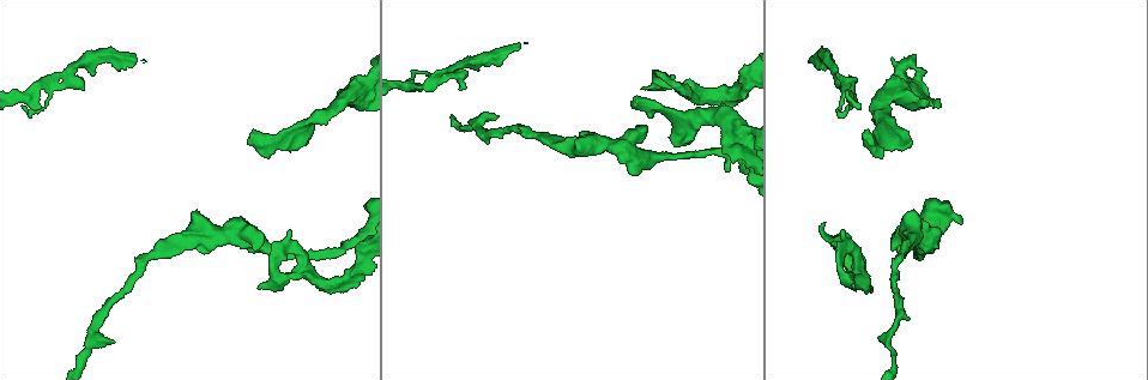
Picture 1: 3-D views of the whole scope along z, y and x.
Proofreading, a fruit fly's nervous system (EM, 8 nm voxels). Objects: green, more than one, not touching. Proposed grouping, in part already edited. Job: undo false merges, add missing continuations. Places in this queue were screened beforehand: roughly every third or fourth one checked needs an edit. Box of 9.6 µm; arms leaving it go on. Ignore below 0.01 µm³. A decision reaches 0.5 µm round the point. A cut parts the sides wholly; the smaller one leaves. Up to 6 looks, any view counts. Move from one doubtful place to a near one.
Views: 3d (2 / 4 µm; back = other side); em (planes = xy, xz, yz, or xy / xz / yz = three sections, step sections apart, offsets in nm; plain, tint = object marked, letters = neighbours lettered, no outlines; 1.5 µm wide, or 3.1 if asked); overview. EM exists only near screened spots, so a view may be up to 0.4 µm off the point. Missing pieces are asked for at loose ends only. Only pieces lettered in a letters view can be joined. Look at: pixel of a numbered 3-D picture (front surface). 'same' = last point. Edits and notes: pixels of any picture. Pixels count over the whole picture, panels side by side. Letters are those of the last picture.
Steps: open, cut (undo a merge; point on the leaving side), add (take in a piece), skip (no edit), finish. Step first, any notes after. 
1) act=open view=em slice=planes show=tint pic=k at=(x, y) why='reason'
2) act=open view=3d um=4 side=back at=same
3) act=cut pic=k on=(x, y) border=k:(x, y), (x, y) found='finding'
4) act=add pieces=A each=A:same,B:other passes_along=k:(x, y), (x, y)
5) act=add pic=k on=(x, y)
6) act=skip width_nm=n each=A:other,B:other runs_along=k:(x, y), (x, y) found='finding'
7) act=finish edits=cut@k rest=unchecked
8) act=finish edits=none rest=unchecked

act=open view=em slice=planes show=letters pic=1 at=(633, 108) why='free end'

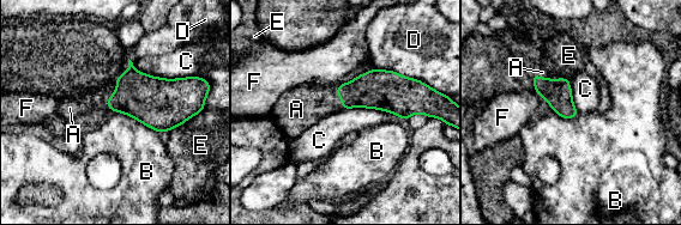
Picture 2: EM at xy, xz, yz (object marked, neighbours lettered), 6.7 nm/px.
act=add pieces=A each=A:same,B:other,C:other,D:other,E:other,F:other passes_along=2:(149, 99), (116, 83), (96, 99) found='the neuron continues'

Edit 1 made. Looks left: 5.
act=open view=overview

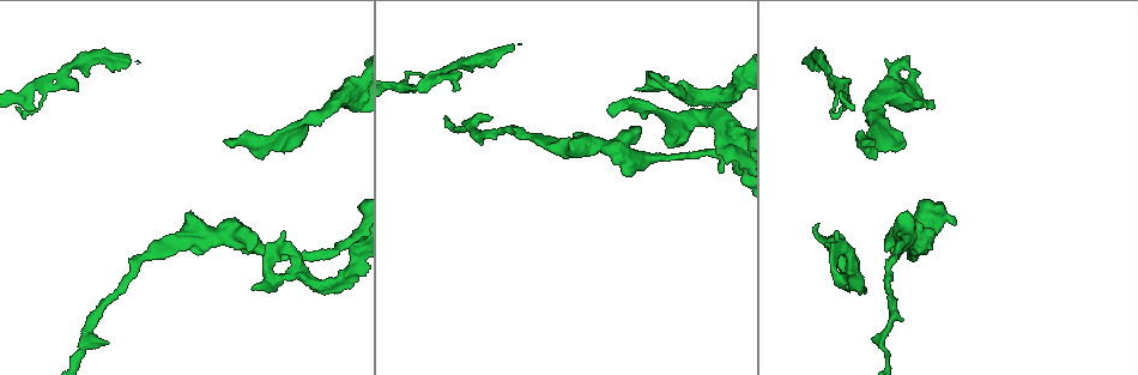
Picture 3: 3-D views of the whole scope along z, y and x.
act=open view=3d um=4 side=back pic=3 at=(876, 343) why='an open end'

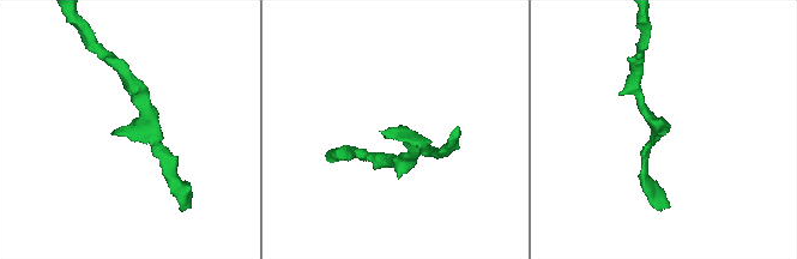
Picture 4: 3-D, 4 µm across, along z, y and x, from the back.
act=open view=em slice=planes show=letters pic=4 at=(387, 136)

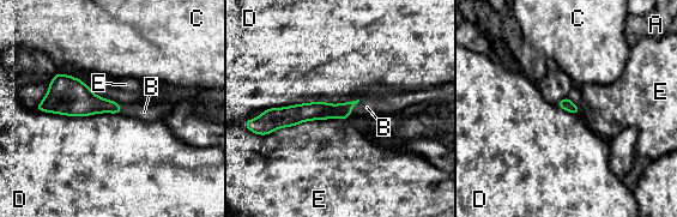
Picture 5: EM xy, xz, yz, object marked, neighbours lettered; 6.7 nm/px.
act=add pieces=B each=A:other,B:same,C:other,D:other,E:other passes_along=5:(318, 110), (352, 108), (367, 107) found='the neuron continues'

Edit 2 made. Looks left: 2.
act=open view=3d um=2 pic=3 at=(848, 288)

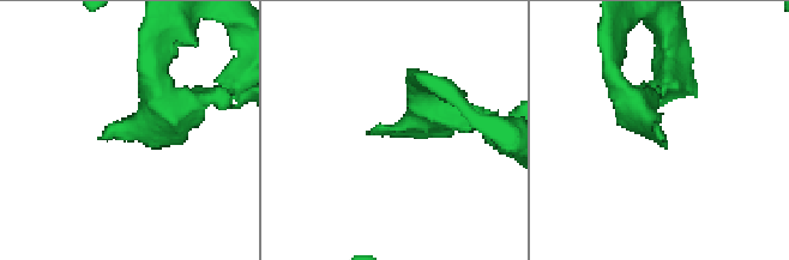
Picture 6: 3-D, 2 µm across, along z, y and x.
act=open view=em slice=planes show=letters pic=6 at=(662, 133)

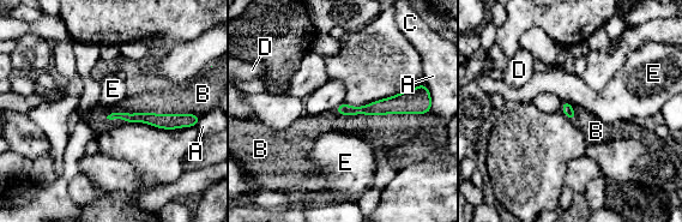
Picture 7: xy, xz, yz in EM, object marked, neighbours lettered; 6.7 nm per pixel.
act=add pieces=B each=A:other,B:same,C:other,D:other,E:other passes_along=7:(167, 121), (151, 113), (174, 101) found='the neuron continues'

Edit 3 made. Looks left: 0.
act=finish edits=add@2,add@5,add@7 rest=unchecked

